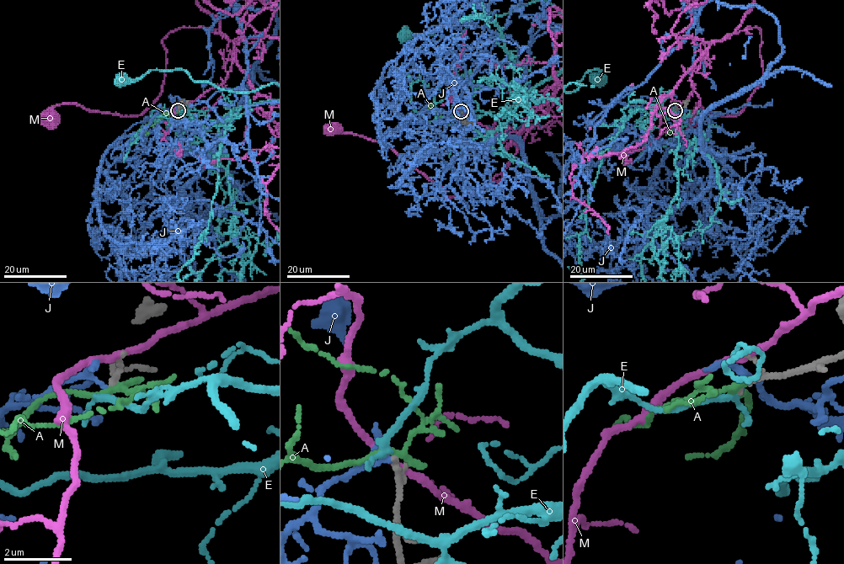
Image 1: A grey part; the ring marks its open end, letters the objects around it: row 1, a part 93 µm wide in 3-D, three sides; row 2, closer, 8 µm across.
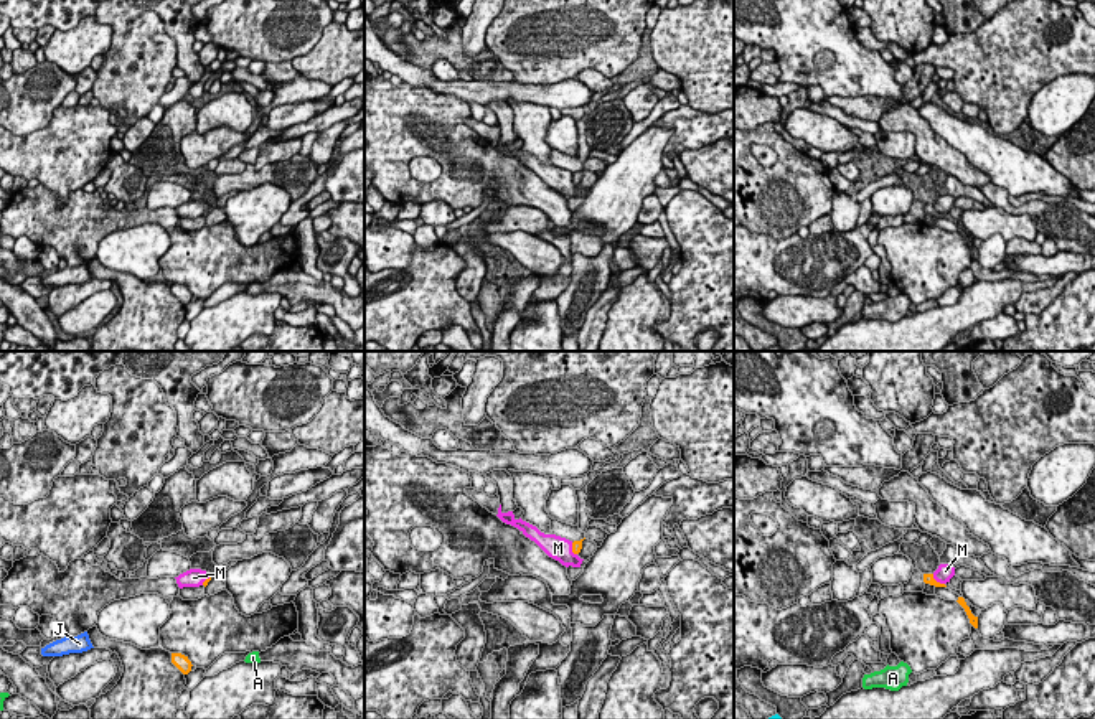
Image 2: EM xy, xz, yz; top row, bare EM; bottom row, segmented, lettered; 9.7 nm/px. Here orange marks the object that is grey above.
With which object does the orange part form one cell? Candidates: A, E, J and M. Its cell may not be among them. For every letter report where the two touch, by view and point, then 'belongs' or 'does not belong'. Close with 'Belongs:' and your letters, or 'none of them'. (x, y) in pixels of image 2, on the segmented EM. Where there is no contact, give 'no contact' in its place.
A: no contact | does not belong
E: no contact | belongs
J: no contact | does not belong
M: yz (935, 581) | does not belong
Belongs: E

